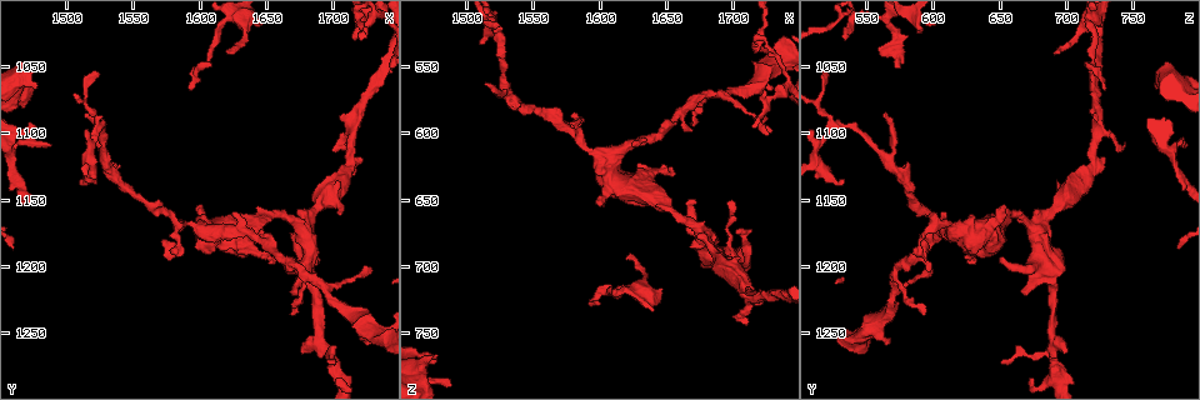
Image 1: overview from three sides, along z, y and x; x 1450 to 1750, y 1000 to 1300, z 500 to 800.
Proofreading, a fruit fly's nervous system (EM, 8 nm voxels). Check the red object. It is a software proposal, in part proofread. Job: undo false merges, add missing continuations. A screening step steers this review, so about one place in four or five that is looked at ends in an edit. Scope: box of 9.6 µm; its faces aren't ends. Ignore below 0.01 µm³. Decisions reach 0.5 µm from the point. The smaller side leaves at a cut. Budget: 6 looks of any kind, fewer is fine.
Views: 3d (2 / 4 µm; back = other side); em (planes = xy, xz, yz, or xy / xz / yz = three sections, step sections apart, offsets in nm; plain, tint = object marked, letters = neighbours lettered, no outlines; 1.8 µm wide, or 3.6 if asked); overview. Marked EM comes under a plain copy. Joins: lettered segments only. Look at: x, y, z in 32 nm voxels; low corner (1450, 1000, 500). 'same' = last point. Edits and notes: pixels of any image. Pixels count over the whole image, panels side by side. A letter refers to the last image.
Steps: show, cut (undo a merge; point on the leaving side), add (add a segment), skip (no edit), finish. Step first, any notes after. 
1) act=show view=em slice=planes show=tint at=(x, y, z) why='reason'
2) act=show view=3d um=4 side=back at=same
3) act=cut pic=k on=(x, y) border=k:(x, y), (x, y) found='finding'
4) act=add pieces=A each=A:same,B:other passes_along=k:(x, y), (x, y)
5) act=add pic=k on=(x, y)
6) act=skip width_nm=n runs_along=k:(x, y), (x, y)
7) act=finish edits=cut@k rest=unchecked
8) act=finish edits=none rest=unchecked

act=show view=em slice=planes show=letters at=(1714, 1236, 566) why='thick turns thin'

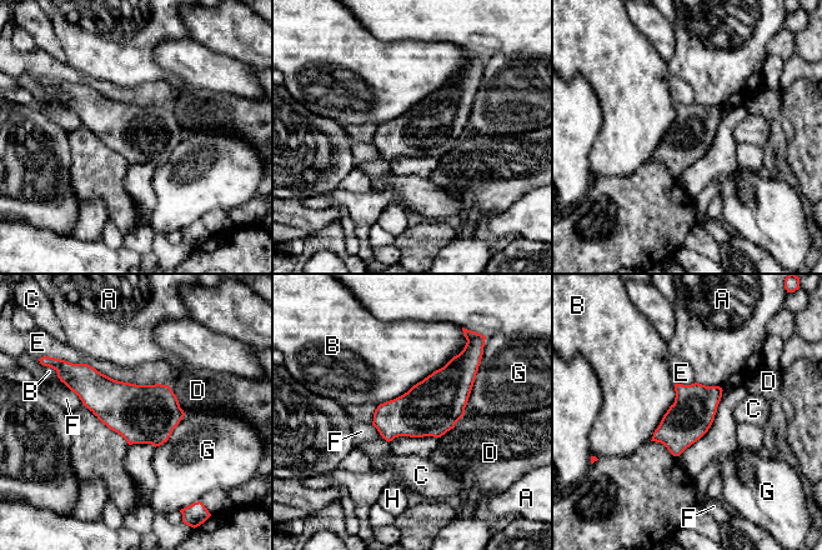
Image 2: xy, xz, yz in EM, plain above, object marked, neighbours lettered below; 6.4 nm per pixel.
act=skip each=A:other,B:other,C:other,D:other,E:other,F:other,G:other,H:other border=2:(465, 345), (442, 366), (379, 405) found='all the same neuron'

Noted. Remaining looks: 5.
act=show view=3d um=4 at=(1524, 1094, 528) why='a fork'

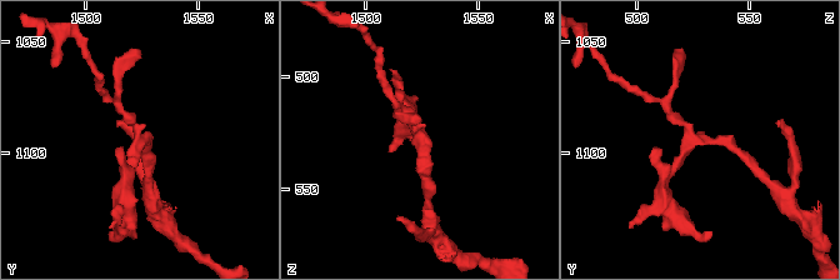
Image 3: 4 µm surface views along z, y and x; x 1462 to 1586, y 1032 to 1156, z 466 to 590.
act=show view=em slice=planes show=letters at=(1524, 1093, 526) arms=3 why='shape alone is not enough'

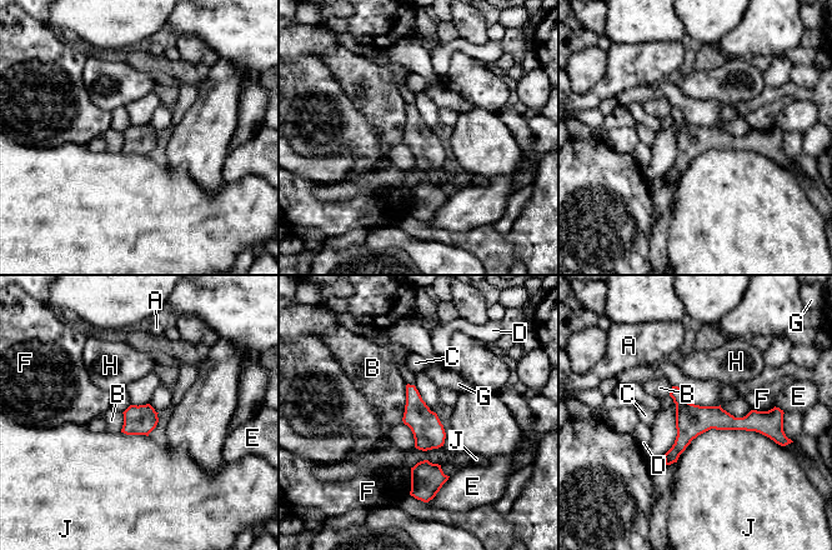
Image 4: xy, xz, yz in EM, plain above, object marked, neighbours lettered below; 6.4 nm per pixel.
act=skip longest_contact=J:700nm each=A:other,B:other,C:other,D:other,E:other,F:other,G:other,H:other,J:other border=4:(407, 384), (405, 411), (401, 420) found='one neuron here'

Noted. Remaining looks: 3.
act=show view=em slice=xz step=8 show=tint at=(1476, 1098, 770) why='an open end'

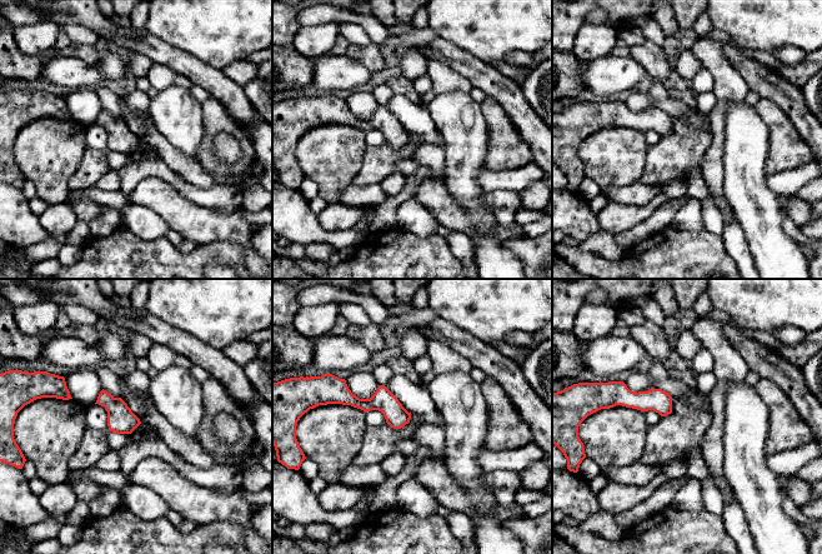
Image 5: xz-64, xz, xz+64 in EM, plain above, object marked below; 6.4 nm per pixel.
act=show view=em slice=planes show=letters at=same why='cut it another way'

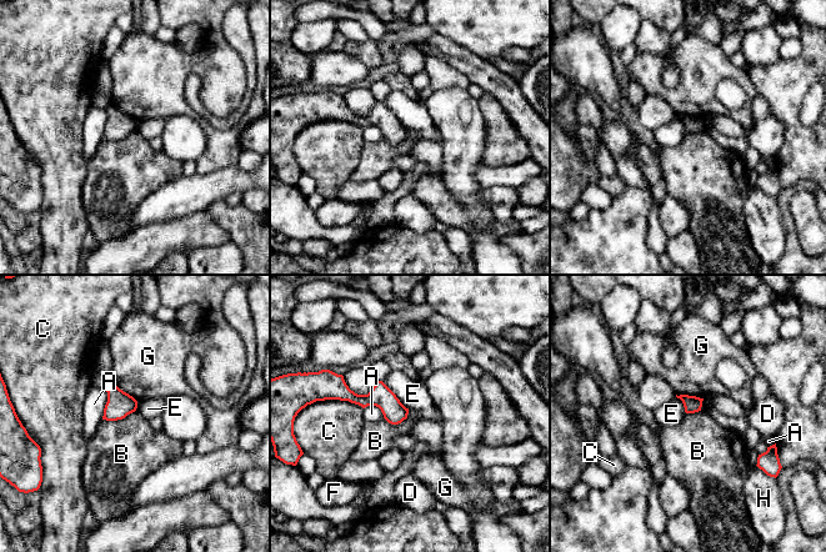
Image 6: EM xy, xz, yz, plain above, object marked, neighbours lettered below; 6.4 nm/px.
act=skip width_nm=110 each=A:other,B:other,C:other,D:other,E:other,F:other,G:other,H:other runs_along=6:(338, 396), (384, 400), (405, 411) found='none of them fits'

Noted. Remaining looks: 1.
act=finish edits=none rest=unchecked

